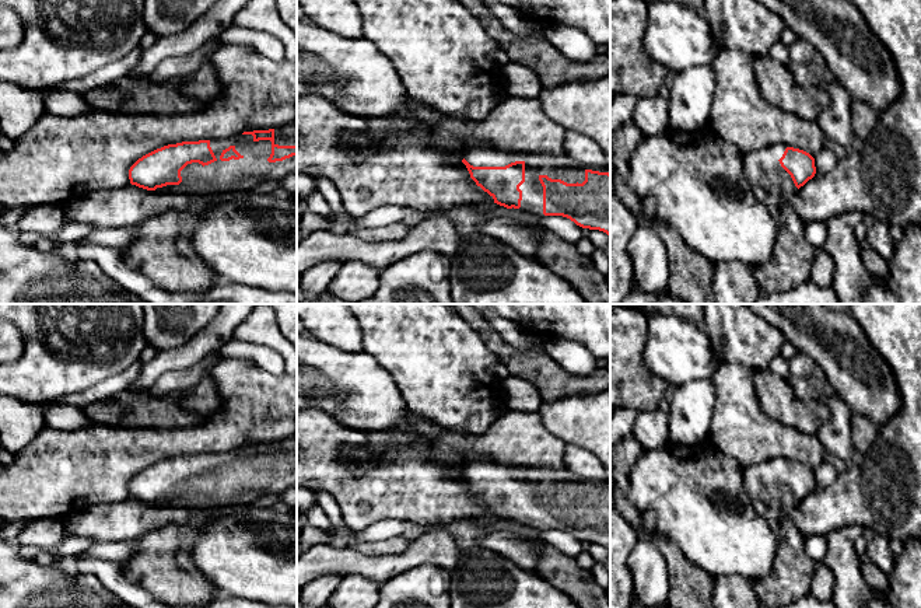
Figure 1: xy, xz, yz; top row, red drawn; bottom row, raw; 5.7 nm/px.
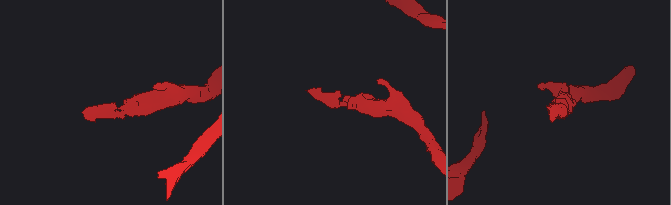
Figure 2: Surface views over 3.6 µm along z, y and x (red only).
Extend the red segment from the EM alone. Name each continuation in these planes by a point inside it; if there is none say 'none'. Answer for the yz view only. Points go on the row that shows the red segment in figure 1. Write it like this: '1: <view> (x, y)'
1: yz (771, 184)

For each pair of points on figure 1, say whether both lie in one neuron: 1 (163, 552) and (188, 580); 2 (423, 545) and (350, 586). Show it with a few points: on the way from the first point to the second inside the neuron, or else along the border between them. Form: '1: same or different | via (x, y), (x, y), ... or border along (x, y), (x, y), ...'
1: same | via (167, 559), (181, 573)
2: different | border along (346, 573), (360, 573), (381, 583)

